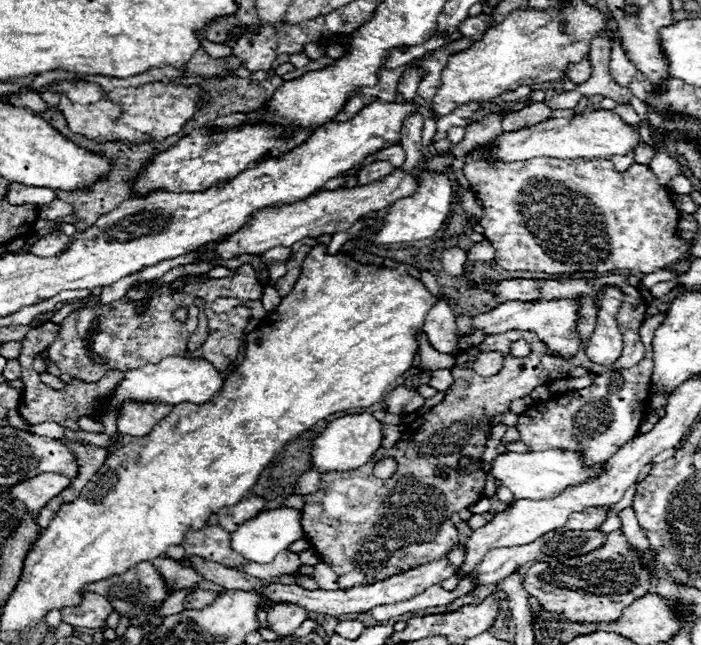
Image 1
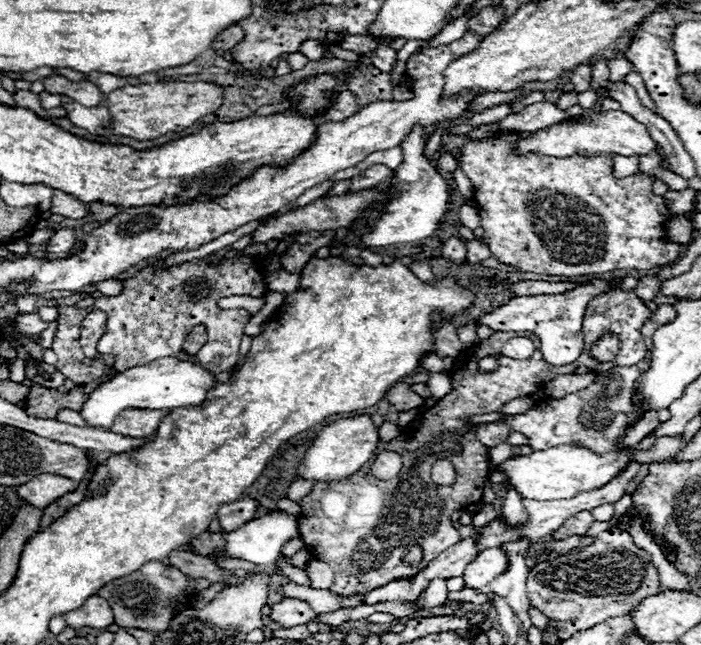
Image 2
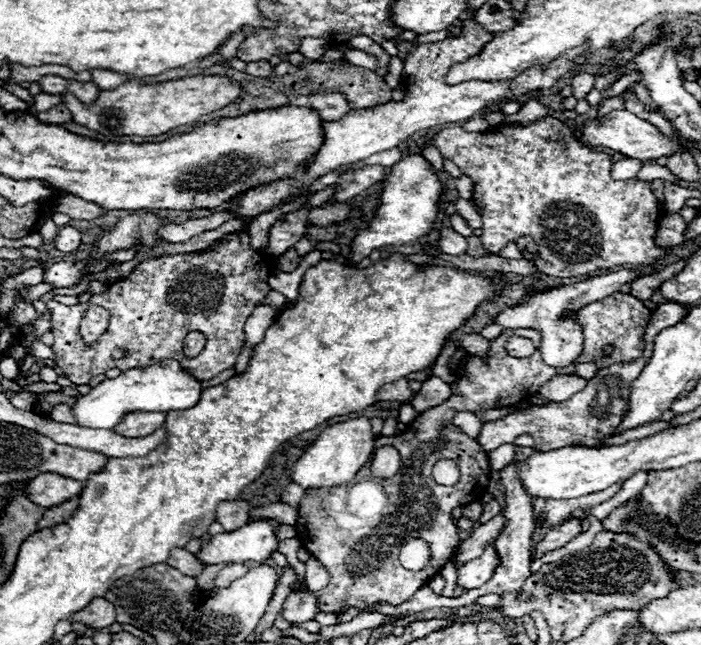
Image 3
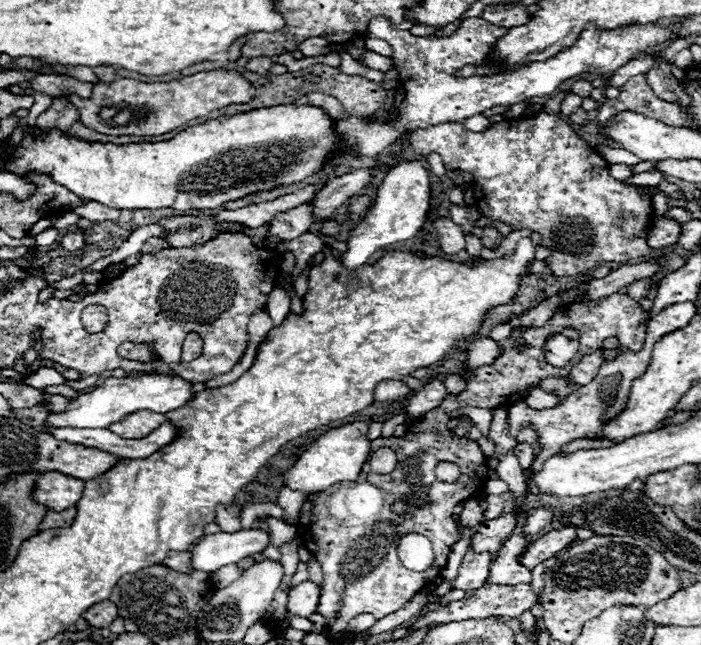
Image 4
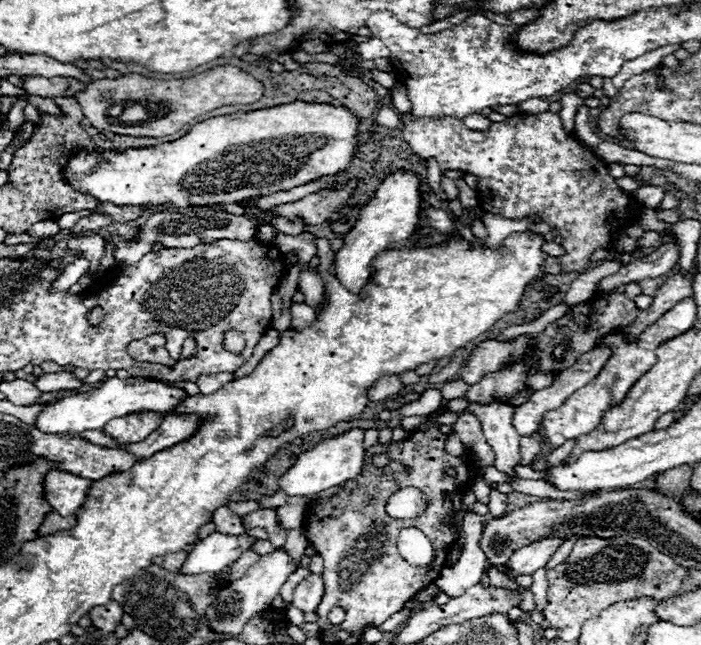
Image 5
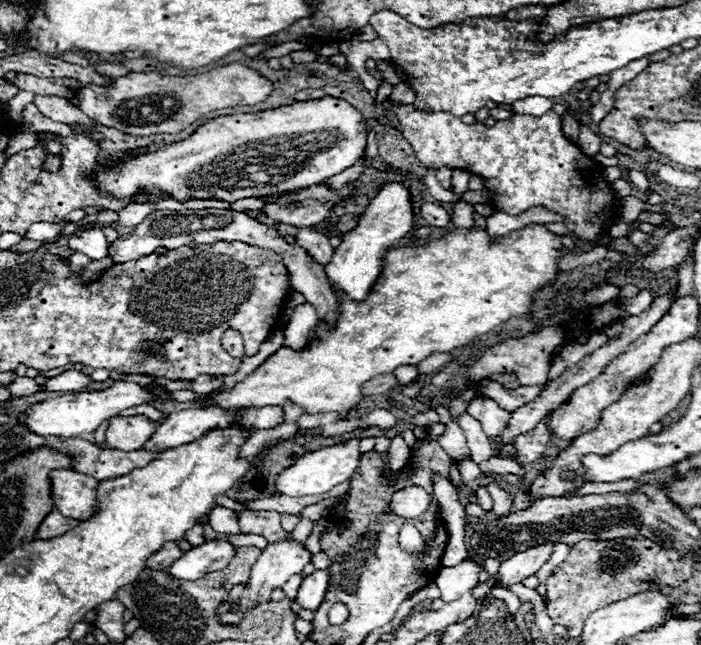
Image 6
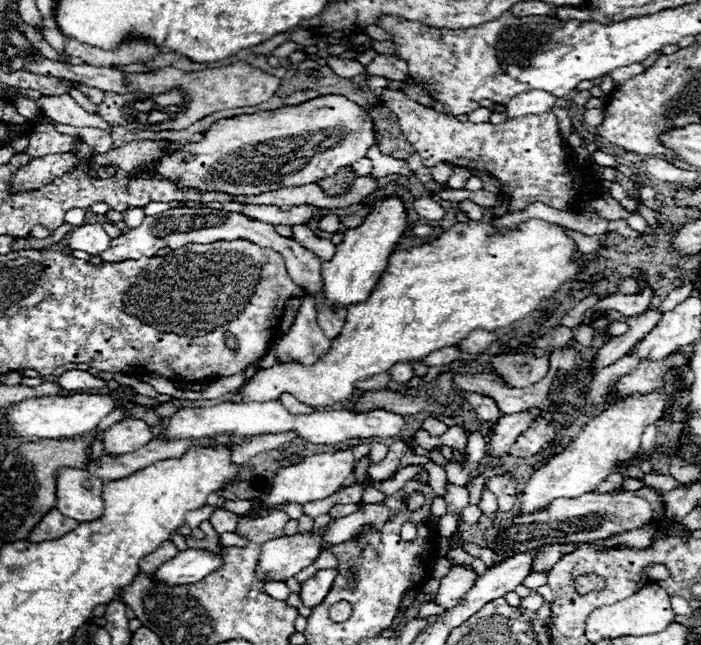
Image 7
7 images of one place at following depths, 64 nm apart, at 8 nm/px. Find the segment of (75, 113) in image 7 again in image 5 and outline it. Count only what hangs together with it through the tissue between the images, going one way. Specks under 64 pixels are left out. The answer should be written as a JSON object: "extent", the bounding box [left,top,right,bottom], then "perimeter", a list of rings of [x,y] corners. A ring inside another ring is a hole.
{"extent":[26,96,60,114],"perimeter":[[[28,96],[26,104],[32,104],[36,106],[40,112],[44,114],[60,114],[58,106],[54,104],[54,98],[42,98],[42,96]]]}

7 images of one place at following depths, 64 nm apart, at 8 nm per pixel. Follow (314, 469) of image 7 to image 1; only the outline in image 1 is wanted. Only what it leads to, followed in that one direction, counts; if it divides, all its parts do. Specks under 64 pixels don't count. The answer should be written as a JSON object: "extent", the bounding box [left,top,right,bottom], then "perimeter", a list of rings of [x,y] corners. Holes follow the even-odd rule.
{"extent":[312,414,382,472],"perimeter":[[[354,414],[334,420],[316,440],[312,446],[312,464],[318,470],[334,472],[334,470],[354,470],[366,464],[374,450],[380,448],[382,442],[382,422],[378,422],[372,414]]]}

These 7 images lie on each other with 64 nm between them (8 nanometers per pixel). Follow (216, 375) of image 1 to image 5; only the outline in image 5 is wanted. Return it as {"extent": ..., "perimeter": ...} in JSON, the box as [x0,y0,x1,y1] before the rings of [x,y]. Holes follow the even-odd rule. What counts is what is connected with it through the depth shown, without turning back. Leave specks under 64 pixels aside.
{"extent":[36,378,184,434],"perimeter":[[[108,378],[100,388],[88,390],[84,394],[66,396],[56,404],[44,404],[42,414],[36,420],[36,428],[46,434],[64,434],[64,432],[82,432],[82,430],[100,430],[112,418],[120,418],[138,410],[152,410],[166,414],[184,400],[184,390],[168,386],[160,380],[146,378]]]}

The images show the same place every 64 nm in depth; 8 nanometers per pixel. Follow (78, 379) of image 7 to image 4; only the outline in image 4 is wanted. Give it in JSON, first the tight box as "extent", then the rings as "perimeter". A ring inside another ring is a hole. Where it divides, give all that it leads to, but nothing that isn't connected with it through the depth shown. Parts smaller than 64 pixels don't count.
{"extent":[24,366,64,388],"perimeter":[[[40,366],[36,374],[32,374],[24,380],[24,384],[32,386],[32,388],[44,388],[44,386],[54,386],[54,384],[62,384],[62,382],[64,382],[64,376],[58,370],[46,368],[46,366]]]}

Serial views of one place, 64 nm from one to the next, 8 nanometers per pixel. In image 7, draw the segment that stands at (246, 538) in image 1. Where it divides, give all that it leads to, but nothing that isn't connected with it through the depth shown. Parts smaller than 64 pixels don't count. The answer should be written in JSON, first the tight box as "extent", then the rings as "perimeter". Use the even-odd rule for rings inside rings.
{"extent":[154,550,222,586],"perimeter":[[[184,550],[176,558],[172,558],[168,564],[162,564],[154,576],[162,582],[168,582],[172,586],[180,584],[194,584],[202,580],[206,574],[218,570],[222,566],[222,556],[212,554],[208,550]]]}

